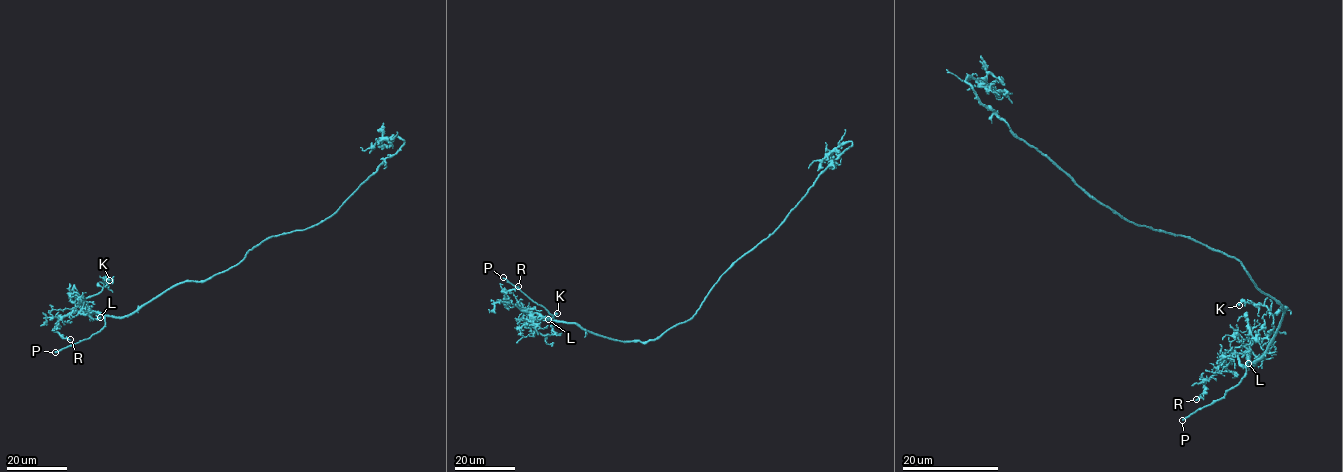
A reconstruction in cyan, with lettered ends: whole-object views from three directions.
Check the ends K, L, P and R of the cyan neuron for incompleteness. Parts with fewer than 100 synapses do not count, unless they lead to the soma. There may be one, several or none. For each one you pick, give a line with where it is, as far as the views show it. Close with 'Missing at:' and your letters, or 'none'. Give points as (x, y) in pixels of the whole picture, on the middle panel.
P: at (503, 277)
Missing at: P

